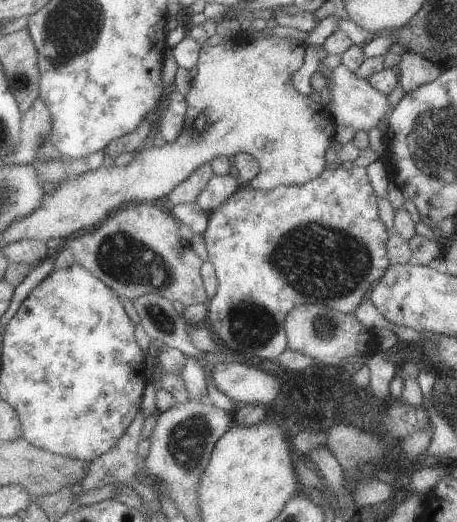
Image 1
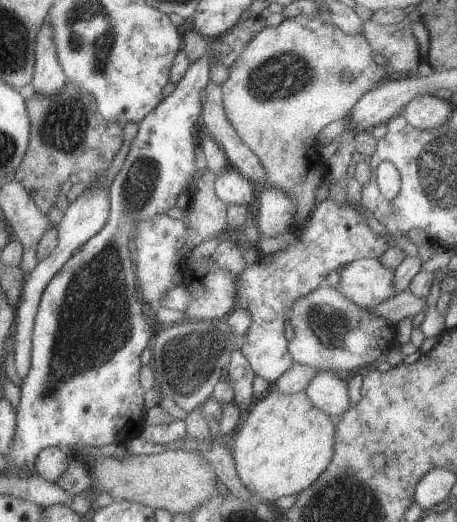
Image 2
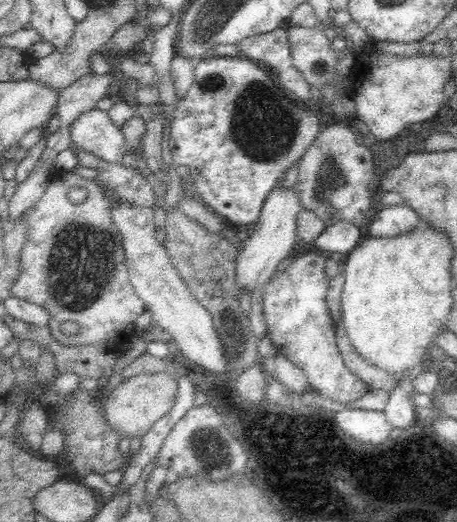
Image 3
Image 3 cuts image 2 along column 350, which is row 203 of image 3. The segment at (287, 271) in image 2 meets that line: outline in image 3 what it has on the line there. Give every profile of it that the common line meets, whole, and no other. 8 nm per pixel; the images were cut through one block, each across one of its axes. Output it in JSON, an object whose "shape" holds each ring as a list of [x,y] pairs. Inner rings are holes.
{"shape":[[[207,56],[201,61],[195,62],[194,67],[194,81],[186,94],[184,100],[180,101],[178,108],[176,108],[173,118],[170,121],[170,136],[168,136],[168,143],[170,151],[172,152],[172,159],[175,166],[188,166],[195,176],[195,185],[191,186],[193,193],[195,193],[201,201],[214,211],[220,218],[226,220],[235,228],[247,229],[248,226],[255,224],[259,220],[259,215],[262,209],[262,202],[264,202],[268,192],[272,190],[275,185],[282,179],[283,174],[294,164],[295,160],[302,159],[306,150],[313,144],[320,132],[318,121],[318,108],[312,103],[311,105],[302,106],[295,101],[294,96],[286,92],[275,81],[275,76],[268,69],[263,68],[259,64],[250,59],[236,57],[214,57]]]}

